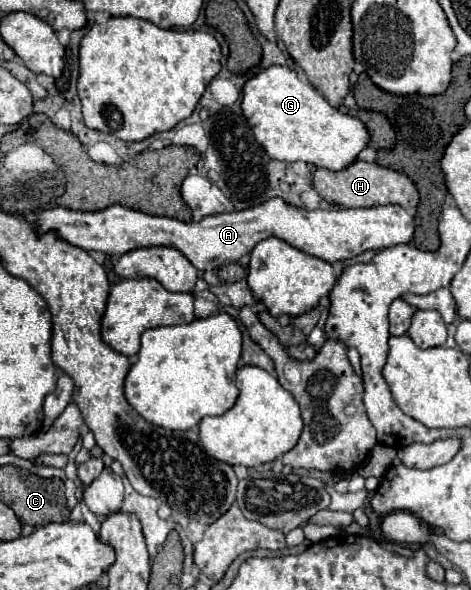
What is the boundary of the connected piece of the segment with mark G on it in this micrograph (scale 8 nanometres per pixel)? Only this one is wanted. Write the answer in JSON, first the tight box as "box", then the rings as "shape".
{"box":[242,65,370,171],"shape":[[[274,65],[258,75],[254,75],[242,89],[242,111],[248,119],[248,125],[252,127],[252,133],[256,141],[268,151],[272,159],[294,163],[304,161],[308,165],[314,165],[318,169],[330,169],[330,171],[342,171],[356,163],[360,151],[364,151],[370,145],[370,129],[352,115],[340,113],[334,109],[308,81],[300,79],[296,71],[288,69],[286,65]]]}

